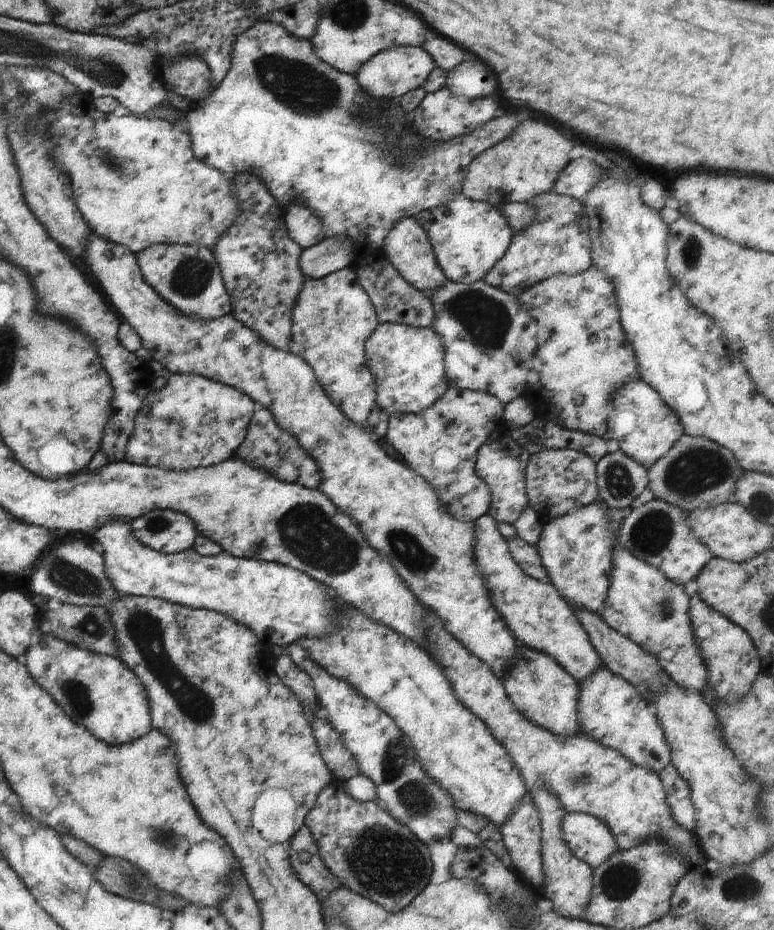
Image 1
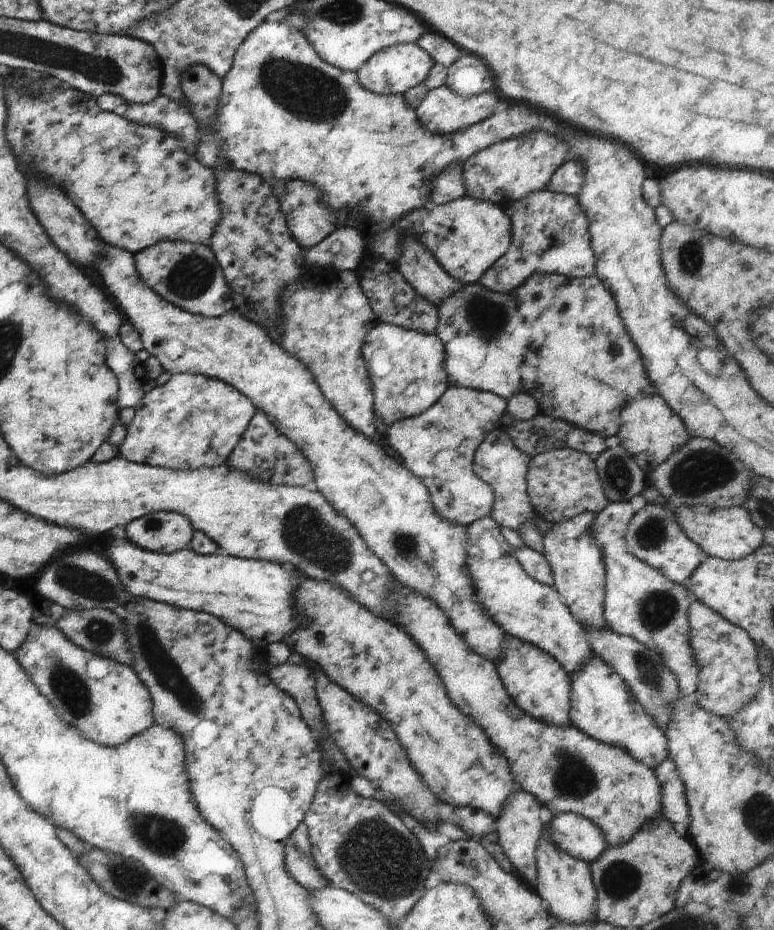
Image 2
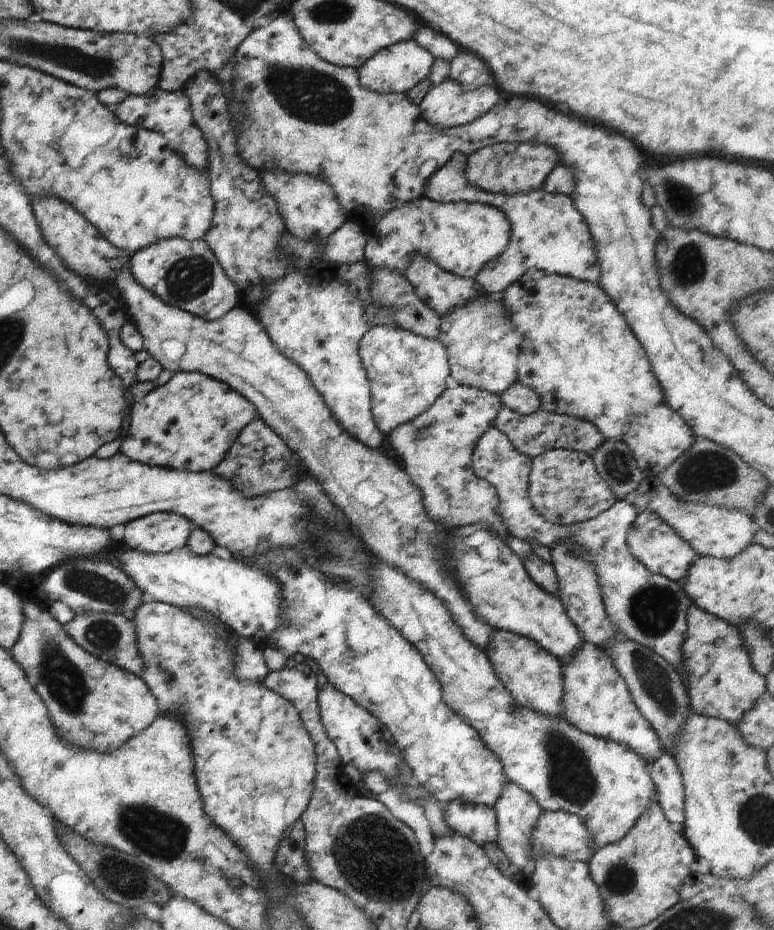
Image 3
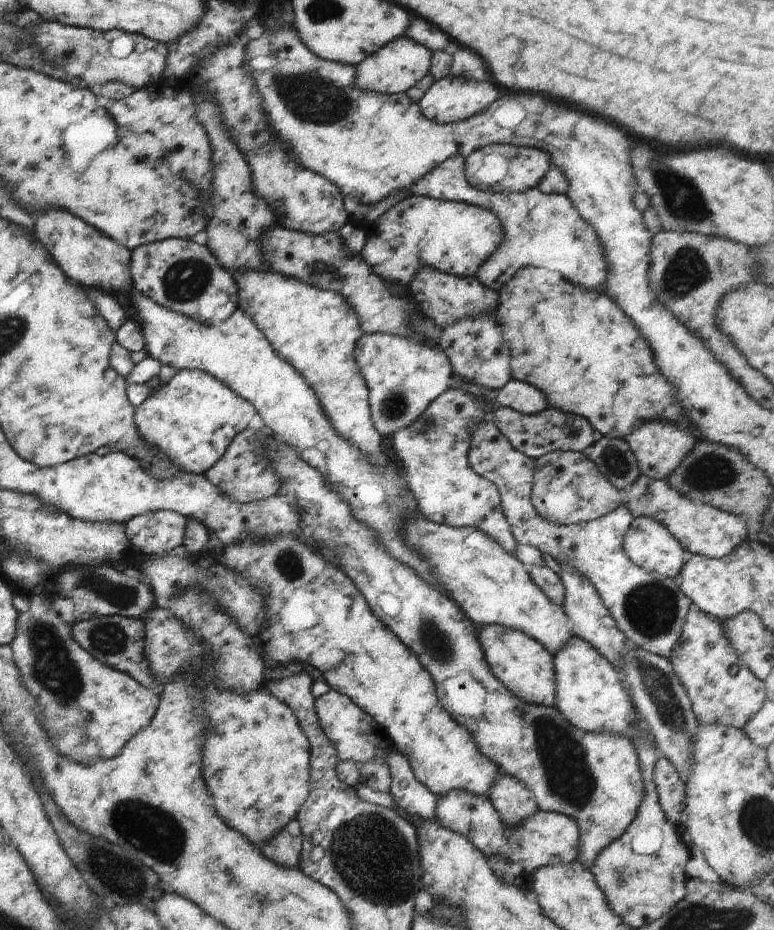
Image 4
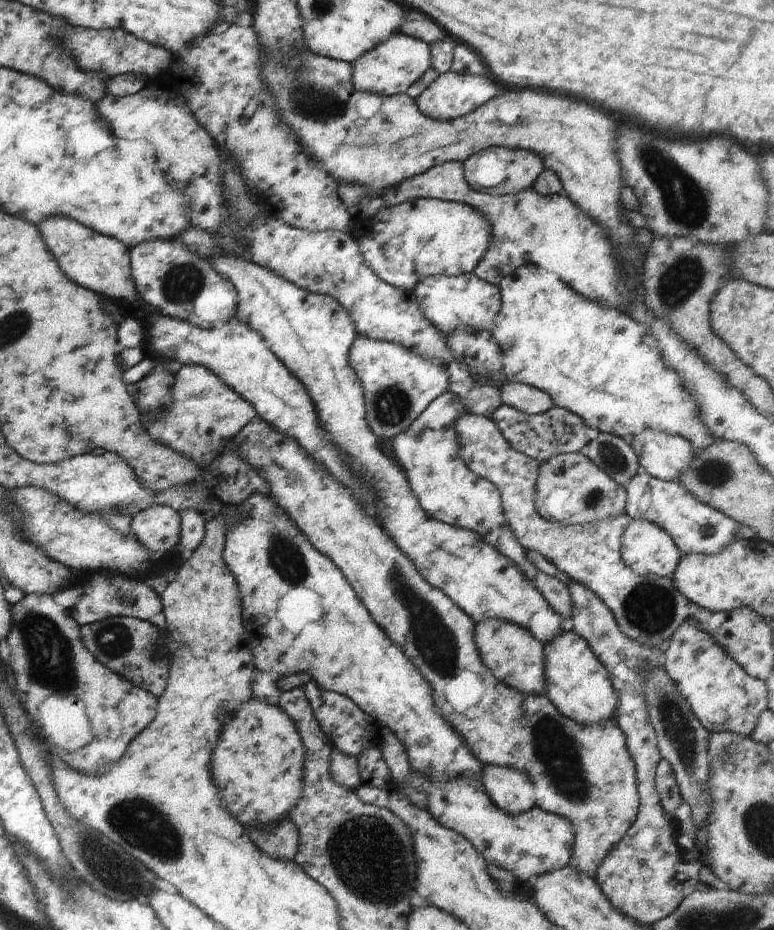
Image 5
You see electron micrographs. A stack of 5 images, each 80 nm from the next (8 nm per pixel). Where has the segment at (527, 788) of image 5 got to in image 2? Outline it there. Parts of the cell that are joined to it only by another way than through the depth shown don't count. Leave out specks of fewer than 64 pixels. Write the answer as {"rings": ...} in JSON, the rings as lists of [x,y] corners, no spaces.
{"rings":[[[517,788],[510,792],[506,801],[502,802],[502,808],[494,820],[497,842],[501,846],[503,854],[514,866],[514,871],[519,874],[519,877],[525,878],[531,884],[534,882],[536,875],[534,850],[543,831],[543,824],[539,821],[538,815],[540,806],[532,794]]]}

